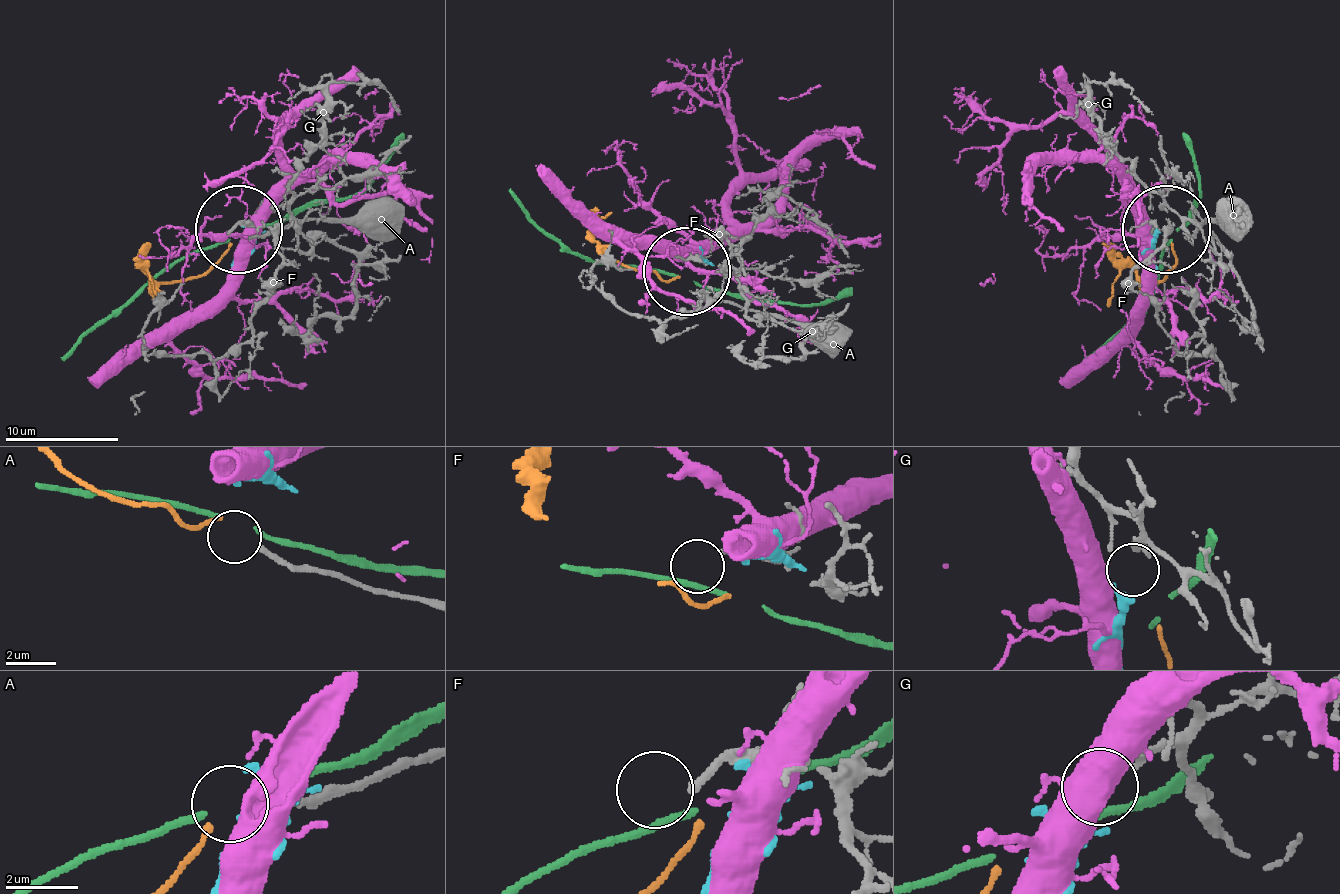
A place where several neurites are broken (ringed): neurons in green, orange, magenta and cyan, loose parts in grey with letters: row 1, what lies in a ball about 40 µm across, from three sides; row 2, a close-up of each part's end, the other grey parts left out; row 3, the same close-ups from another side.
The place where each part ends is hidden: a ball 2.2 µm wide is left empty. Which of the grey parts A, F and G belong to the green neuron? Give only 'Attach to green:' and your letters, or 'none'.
Attach to green: none

